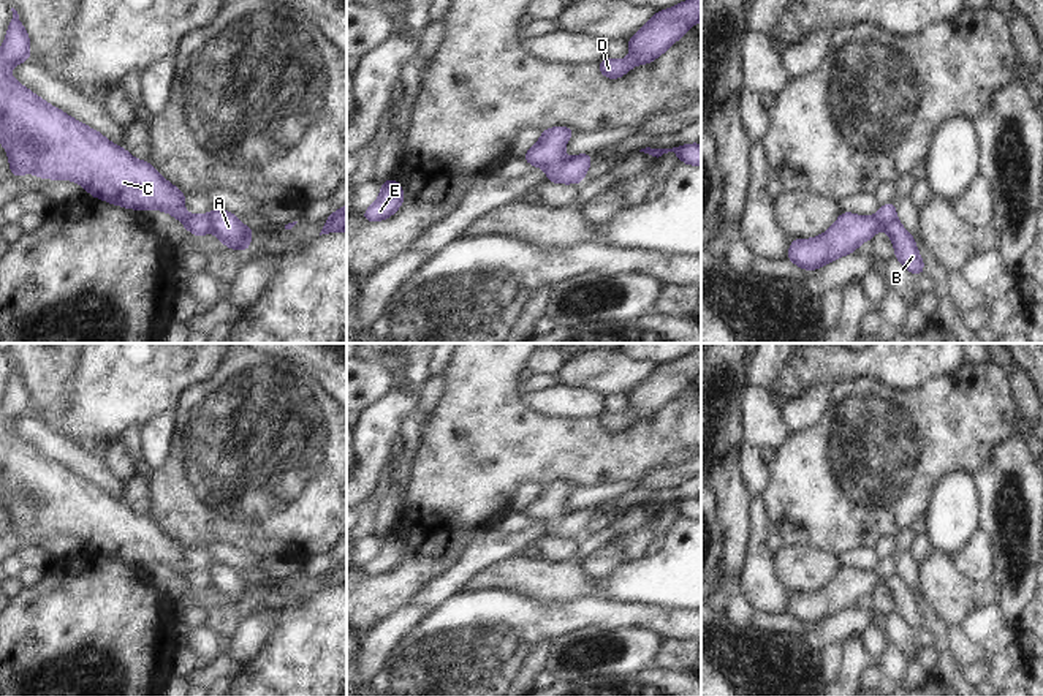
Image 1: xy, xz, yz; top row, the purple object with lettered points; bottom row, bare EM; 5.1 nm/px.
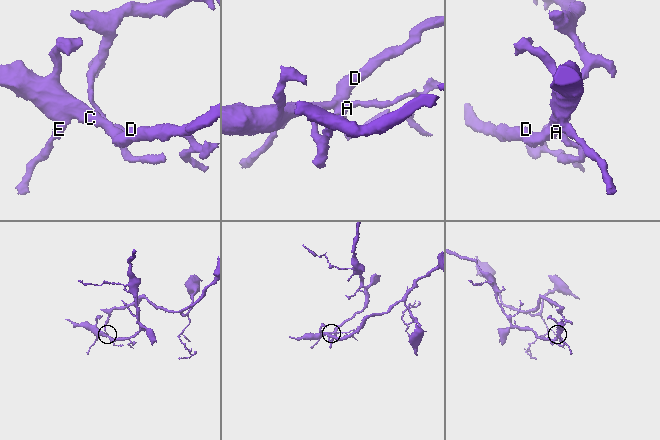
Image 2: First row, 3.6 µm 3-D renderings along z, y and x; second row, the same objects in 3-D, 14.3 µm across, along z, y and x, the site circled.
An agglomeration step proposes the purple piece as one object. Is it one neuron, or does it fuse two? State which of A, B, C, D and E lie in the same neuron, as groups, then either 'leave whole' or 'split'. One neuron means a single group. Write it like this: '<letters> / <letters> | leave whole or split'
A / B C D E | split

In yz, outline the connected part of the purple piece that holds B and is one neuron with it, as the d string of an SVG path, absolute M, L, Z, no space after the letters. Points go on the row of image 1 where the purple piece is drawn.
M891 221L883 228L893 239L896 248L894 259L899 259L913 275L921 275L924 272L924 263L916 250L915 237L899 221Z

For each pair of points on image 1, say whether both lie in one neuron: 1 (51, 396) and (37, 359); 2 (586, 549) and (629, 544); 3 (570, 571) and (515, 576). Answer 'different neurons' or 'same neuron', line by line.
1: same neuron
2: same neuron
3: same neuron

